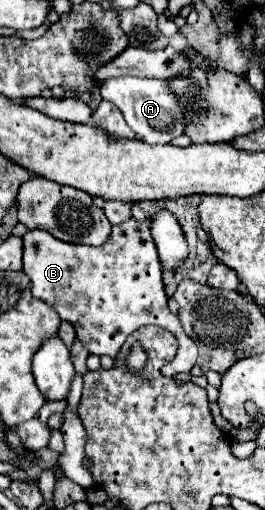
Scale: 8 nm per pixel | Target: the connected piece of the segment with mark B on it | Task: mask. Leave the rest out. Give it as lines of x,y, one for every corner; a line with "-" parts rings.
131,216
115,224
107,244
99,248
67,244
55,240
49,232
29,230
23,236
23,248
23,272
33,282
33,296
47,302
61,320
75,328
77,340
89,354
111,356
115,360
133,330
143,324
157,324
169,330
179,342
177,356
161,368
161,374
175,376
179,372
191,372
197,362
197,346
179,326
179,318
167,308
161,264
149,222

